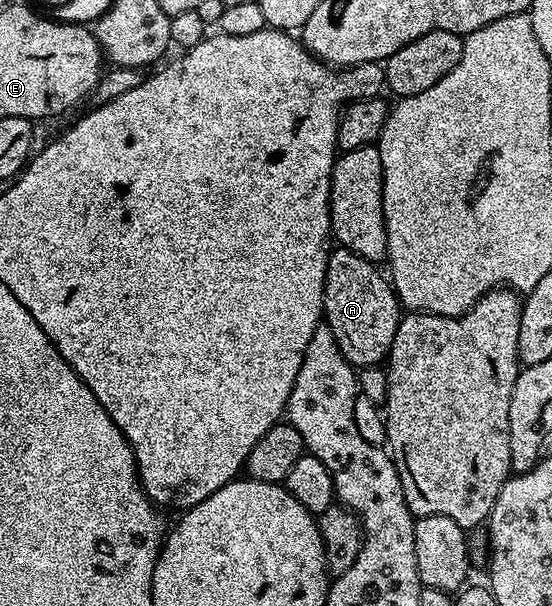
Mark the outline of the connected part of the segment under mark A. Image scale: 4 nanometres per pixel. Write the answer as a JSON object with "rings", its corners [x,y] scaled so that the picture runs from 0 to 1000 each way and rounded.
{"rings":[[[620,406],[596,413],[583,526],[598,550],[605,550],[605,563],[612,563],[612,576],[620,576],[620,589],[630,599],[647,609],[694,601],[726,525],[725,497],[683,436]]]}

